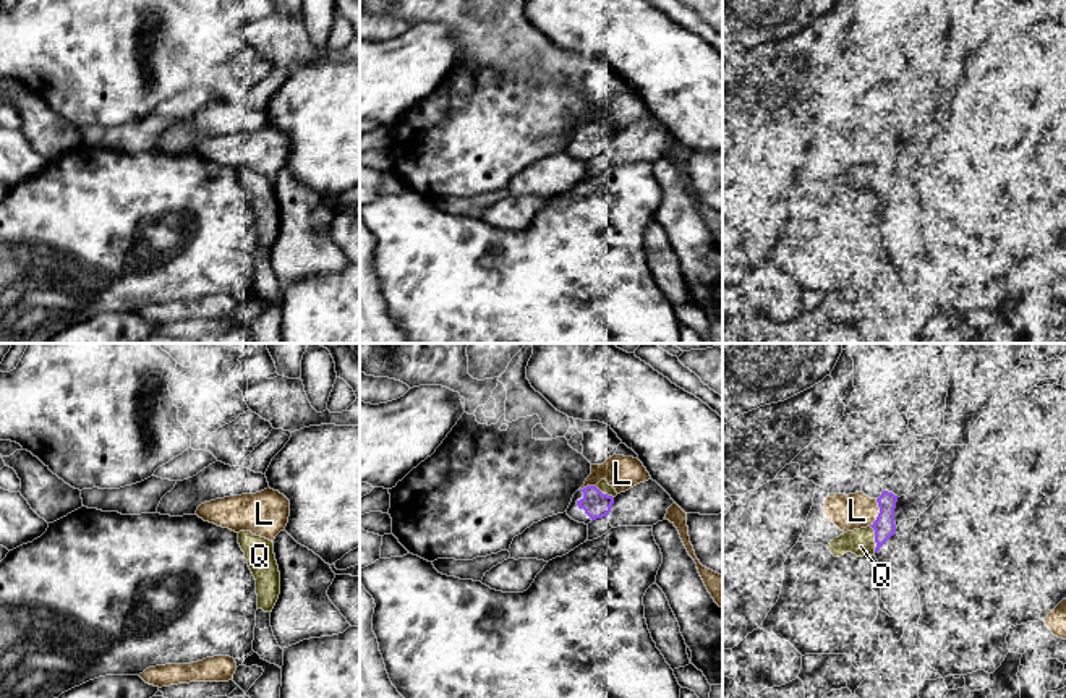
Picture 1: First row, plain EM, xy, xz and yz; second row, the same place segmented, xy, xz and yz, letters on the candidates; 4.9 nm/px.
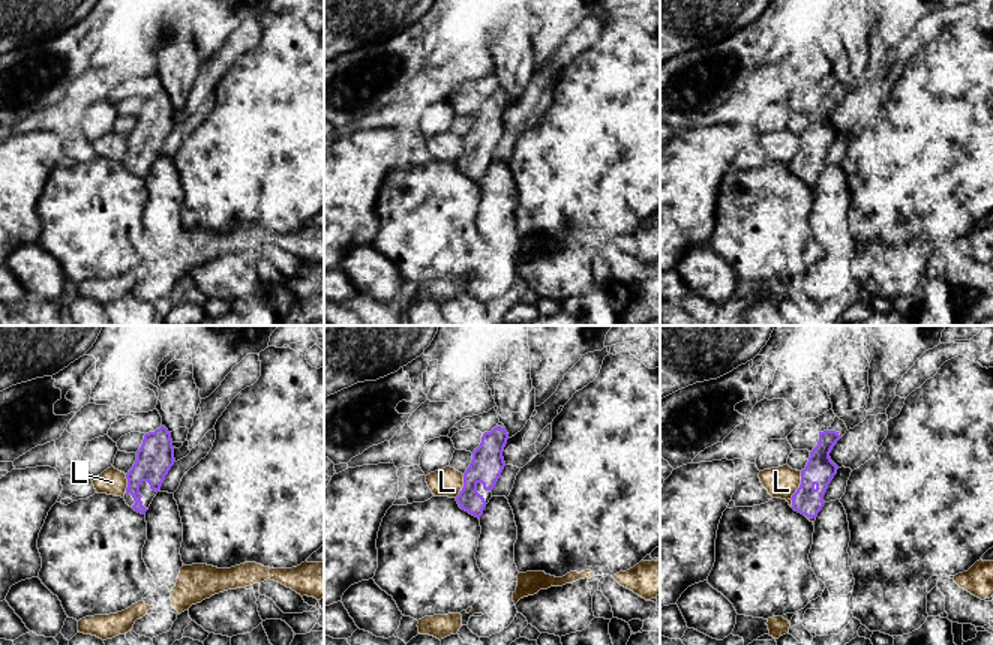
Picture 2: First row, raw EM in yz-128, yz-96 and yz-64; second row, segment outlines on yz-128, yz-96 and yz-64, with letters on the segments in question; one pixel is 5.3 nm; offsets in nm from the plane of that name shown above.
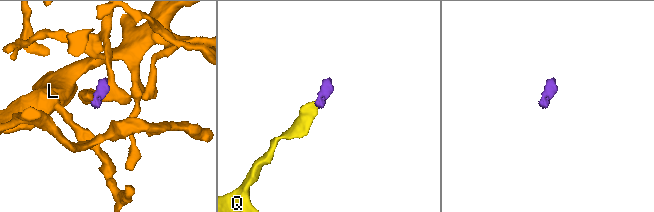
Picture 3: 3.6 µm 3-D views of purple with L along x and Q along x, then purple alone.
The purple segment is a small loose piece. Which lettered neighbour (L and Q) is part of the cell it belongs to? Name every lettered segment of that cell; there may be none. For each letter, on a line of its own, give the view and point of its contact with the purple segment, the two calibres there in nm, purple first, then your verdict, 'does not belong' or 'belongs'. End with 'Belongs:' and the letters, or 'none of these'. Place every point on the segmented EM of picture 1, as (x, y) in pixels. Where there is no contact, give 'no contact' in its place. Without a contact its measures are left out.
L: contact yz (880, 512); calibres 100 and 180 nm; does not belong
Q: contact yz (875, 538); calibres 100 and 130 nm; belongs
Belongs: Q

